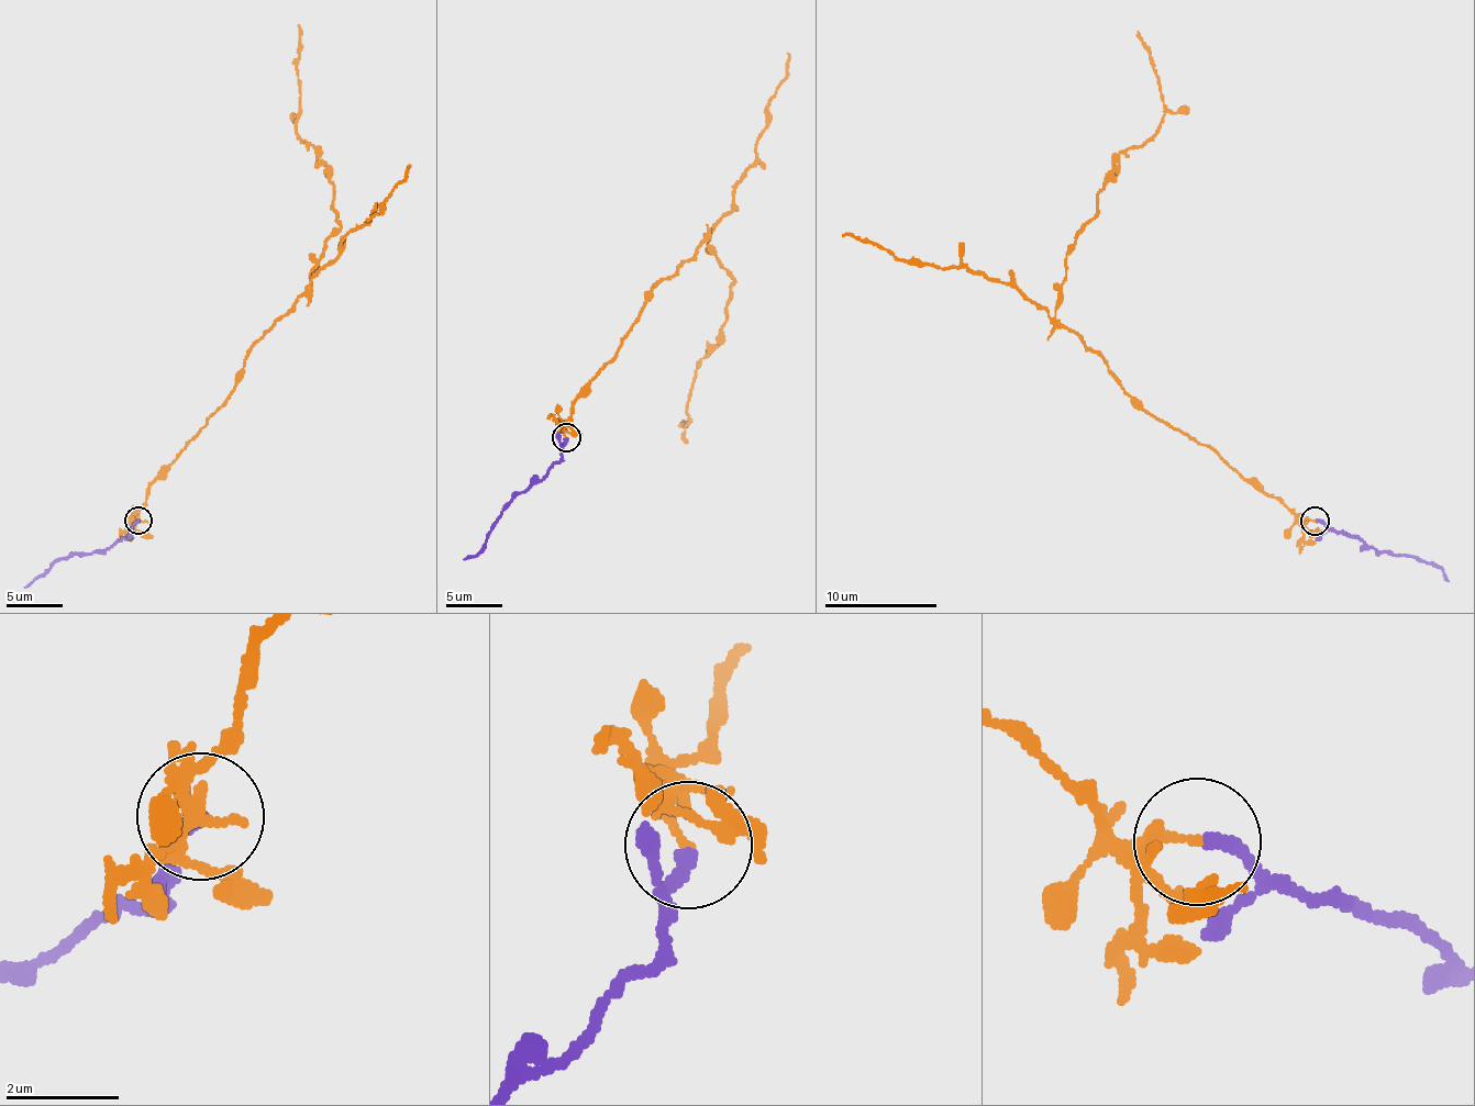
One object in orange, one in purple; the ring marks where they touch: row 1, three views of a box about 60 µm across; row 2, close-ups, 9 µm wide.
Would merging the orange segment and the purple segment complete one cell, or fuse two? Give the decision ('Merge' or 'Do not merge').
Do not merge

